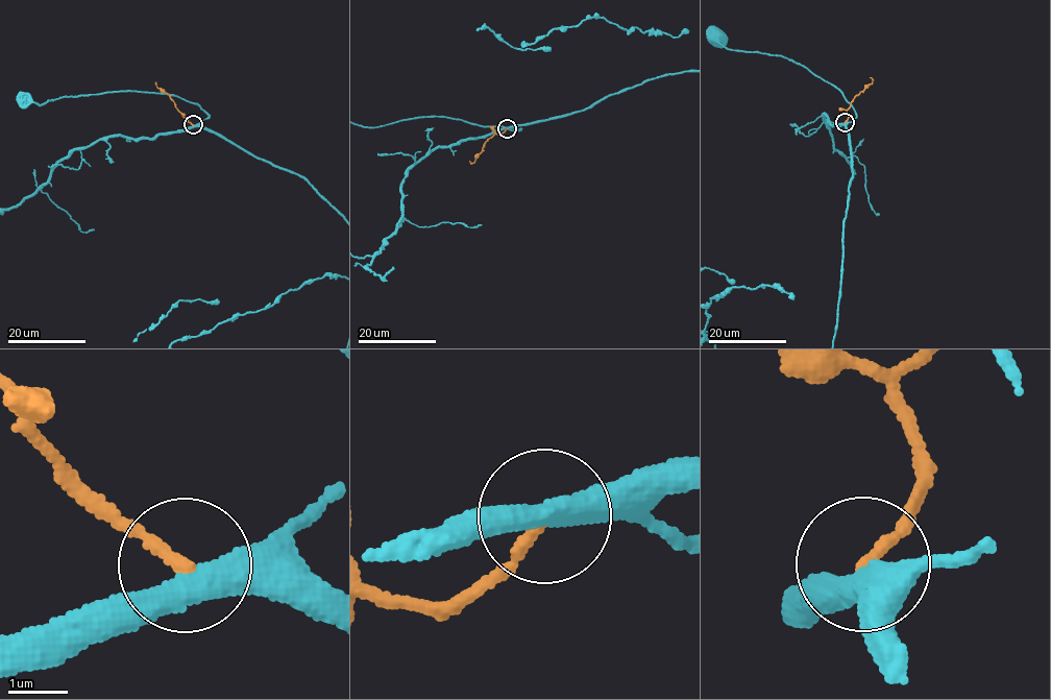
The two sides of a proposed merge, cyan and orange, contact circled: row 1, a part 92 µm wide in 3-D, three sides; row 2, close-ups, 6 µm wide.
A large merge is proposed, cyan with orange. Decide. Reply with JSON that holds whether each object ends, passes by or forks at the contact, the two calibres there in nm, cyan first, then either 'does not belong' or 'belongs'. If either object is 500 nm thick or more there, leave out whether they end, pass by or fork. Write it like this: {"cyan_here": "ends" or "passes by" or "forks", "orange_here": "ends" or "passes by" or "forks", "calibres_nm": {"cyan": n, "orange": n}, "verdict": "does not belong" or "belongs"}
{"cyan_here": "passes by", "orange_here": "ends", "calibres_nm": {"cyan": 420, "orange": 200}, "verdict": "does not belong"}

